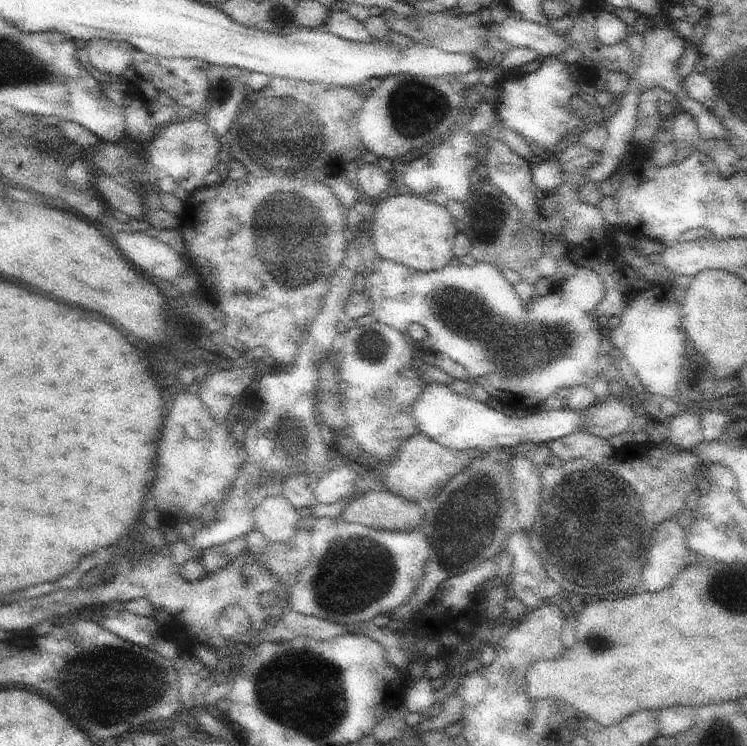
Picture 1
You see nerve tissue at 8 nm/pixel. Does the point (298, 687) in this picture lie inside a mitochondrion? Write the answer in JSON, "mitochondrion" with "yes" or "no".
{"mitochondrion":"yes"}

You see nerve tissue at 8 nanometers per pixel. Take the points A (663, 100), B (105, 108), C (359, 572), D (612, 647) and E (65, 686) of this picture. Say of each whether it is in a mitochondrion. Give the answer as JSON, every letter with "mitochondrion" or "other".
{"A":"other","B":"other","C":"mitochondrion","D":"mitochondrion","E":"mitochondrion"}

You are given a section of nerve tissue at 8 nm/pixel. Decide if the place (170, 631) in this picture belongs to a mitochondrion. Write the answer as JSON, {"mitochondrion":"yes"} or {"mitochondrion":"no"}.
{"mitochondrion":"no"}

